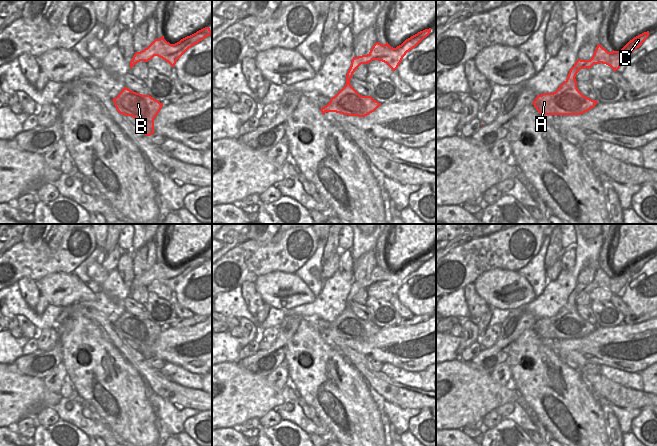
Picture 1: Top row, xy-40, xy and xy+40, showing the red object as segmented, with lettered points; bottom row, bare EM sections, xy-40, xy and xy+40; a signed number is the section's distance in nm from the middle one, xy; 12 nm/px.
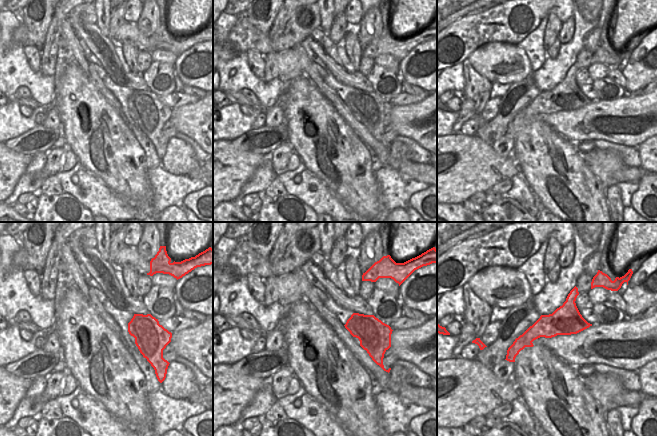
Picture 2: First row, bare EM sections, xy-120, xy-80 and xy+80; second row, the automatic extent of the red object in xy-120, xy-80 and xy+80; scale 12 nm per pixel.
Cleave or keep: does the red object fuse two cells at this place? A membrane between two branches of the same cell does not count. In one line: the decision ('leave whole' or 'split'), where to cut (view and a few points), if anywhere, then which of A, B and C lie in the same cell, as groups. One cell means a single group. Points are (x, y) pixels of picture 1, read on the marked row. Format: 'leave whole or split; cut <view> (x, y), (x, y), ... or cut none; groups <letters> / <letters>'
leave whole; cut none; groups A B C

